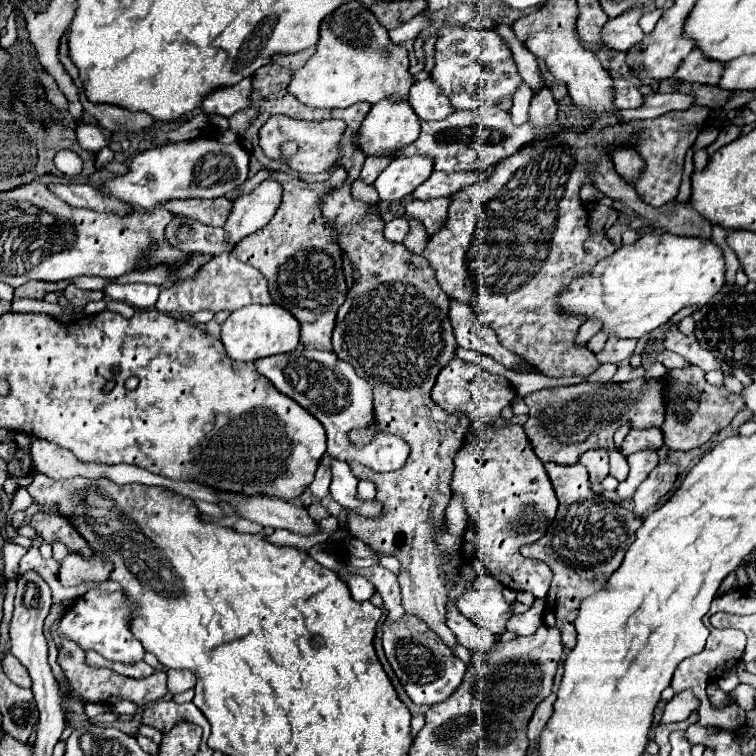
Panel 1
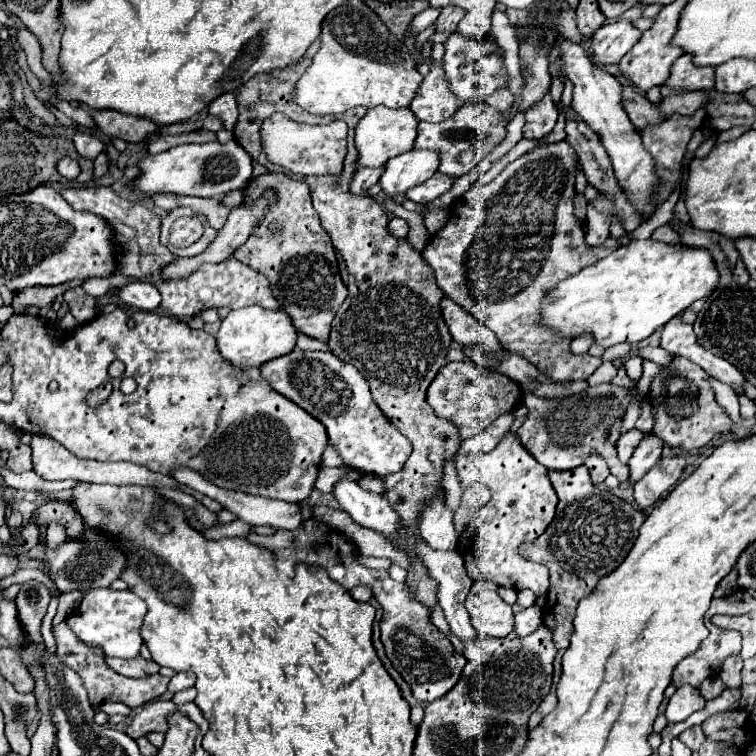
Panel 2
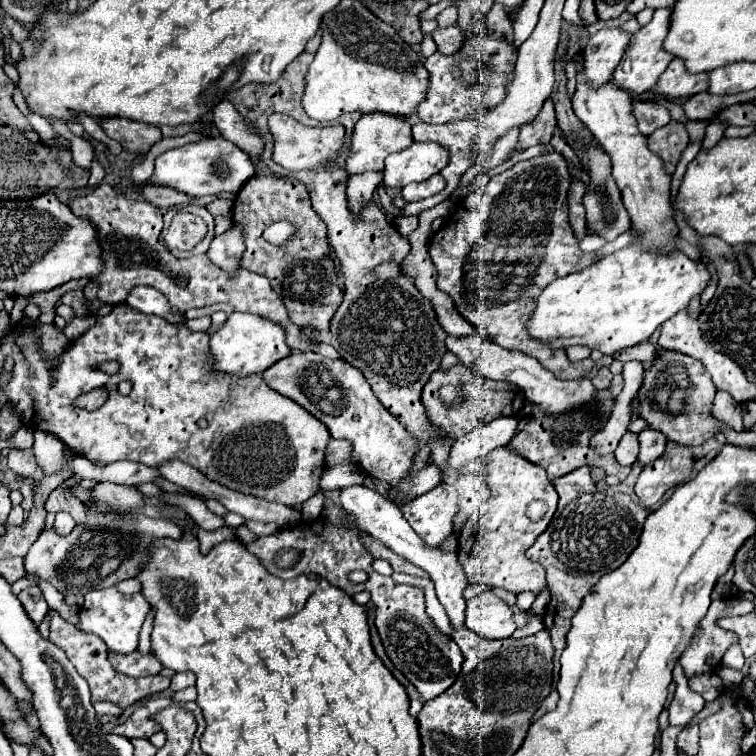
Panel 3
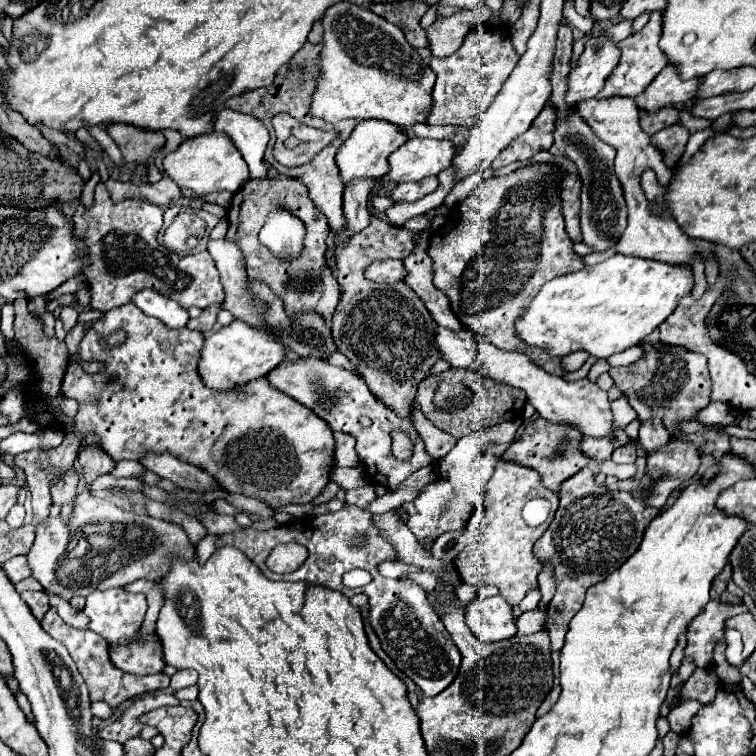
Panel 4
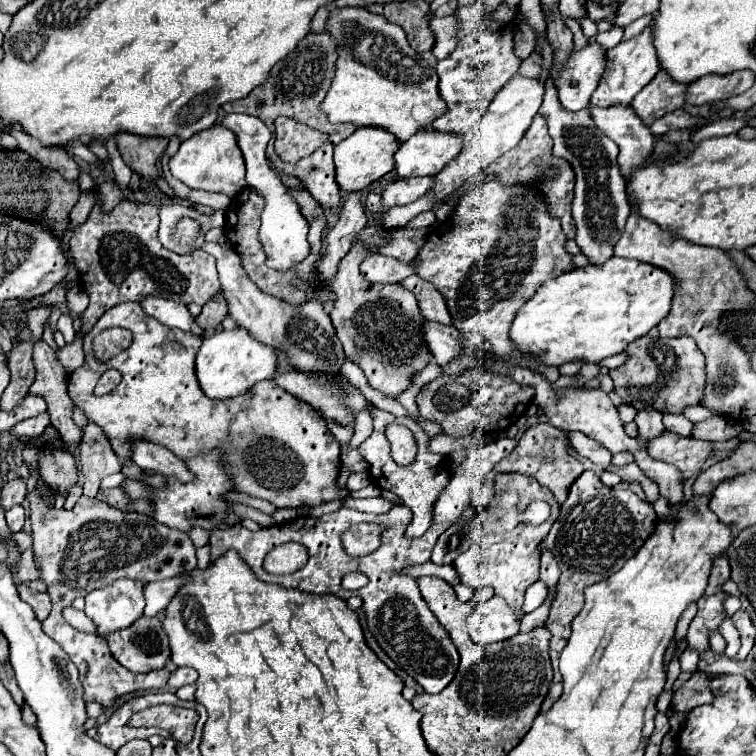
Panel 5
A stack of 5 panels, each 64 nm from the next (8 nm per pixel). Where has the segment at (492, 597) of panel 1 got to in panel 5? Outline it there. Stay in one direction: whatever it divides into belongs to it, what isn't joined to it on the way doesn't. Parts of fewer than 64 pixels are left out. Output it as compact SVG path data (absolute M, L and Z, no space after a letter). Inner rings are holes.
M494 596L478 606L474 606L468 618L468 630L474 642L486 646L490 642L508 640L518 634L518 620L506 600Z

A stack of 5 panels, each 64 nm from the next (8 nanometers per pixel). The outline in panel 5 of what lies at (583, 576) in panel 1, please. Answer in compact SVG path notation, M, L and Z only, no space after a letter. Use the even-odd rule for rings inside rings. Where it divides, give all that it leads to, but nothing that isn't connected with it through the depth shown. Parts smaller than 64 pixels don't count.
M586 470L568 488L568 498L560 506L560 516L552 524L548 536L540 542L540 550L550 550L562 570L556 586L556 598L552 602L546 628L552 632L550 650L560 652L570 636L570 622L582 610L584 588L606 580L606 576L622 568L622 564L638 552L646 536L654 530L658 516L650 502L640 500L628 488L608 488L600 478Z

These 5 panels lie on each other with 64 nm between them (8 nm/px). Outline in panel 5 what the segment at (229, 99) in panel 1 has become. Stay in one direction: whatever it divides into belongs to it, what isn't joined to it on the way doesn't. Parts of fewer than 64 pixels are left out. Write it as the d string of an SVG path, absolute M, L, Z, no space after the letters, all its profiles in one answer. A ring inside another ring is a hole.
M226 114L222 118L222 126L230 128L238 138L238 148L242 150L244 160L246 160L246 170L248 170L246 182L248 182L248 186L256 188L266 198L266 206L262 212L262 226L260 226L260 242L268 254L266 264L270 264L270 268L274 268L274 270L288 270L294 264L302 262L304 256L310 252L310 244L306 240L308 222L300 214L298 204L290 198L288 188L282 184L280 176L268 166L266 144L268 144L272 134L260 118L254 118L248 114Z

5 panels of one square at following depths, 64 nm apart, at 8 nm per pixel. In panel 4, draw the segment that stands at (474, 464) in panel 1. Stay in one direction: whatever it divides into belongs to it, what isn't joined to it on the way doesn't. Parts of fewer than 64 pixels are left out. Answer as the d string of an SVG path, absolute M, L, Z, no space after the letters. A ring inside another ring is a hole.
M502 456L496 458L494 476L490 478L492 498L486 508L482 550L468 552L466 558L456 558L456 564L454 564L454 566L458 566L464 584L472 584L472 586L492 584L500 590L500 594L512 606L516 606L518 600L522 600L522 596L526 596L526 592L538 588L538 574L542 572L542 564L532 556L532 546L544 534L548 524L552 522L554 510L550 512L548 520L536 528L528 526L520 514L524 504L532 498L546 498L548 502L554 500L554 492L544 490L540 478L542 476L528 466L522 466L512 460L504 460Z

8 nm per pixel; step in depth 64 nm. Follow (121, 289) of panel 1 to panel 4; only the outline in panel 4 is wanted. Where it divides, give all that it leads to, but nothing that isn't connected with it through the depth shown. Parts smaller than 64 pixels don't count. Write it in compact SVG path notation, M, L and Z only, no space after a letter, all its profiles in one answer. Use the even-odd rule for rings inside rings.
M150 288L136 292L132 304L136 304L146 316L162 320L168 328L184 328L188 322L188 312L180 304L174 304L174 300Z

